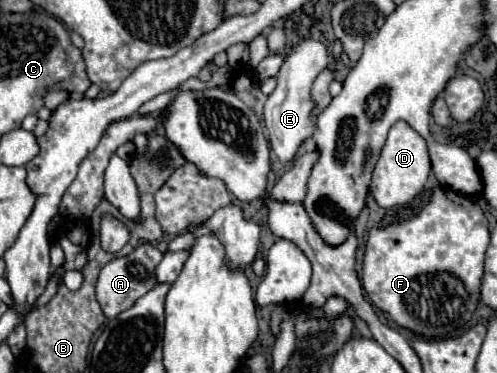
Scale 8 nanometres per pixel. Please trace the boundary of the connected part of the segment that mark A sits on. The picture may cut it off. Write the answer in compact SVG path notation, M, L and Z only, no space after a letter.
M146 242L134 248L128 256L114 258L102 268L98 276L98 284L96 284L96 300L102 306L102 312L106 318L116 318L120 312L132 308L138 298L142 298L146 292L150 292L158 284L156 266L160 264L160 260L162 260L162 252L150 242Z

